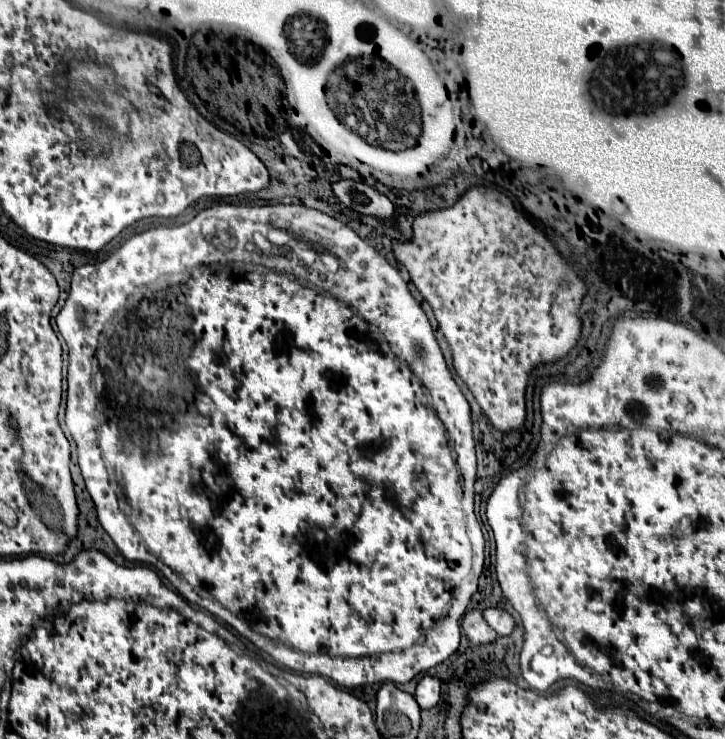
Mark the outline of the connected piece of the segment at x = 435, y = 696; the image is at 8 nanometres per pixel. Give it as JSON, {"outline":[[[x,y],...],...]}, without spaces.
{"outline":[[[424,675],[416,687],[416,701],[422,709],[430,709],[440,699],[440,681],[432,675]]]}

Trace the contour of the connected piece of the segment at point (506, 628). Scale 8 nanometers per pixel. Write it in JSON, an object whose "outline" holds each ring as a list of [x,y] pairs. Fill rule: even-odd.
{"outline":[[[488,607],[484,611],[484,619],[488,621],[488,625],[498,633],[498,635],[510,635],[514,629],[514,617],[506,611],[506,609],[498,609],[498,607]]]}

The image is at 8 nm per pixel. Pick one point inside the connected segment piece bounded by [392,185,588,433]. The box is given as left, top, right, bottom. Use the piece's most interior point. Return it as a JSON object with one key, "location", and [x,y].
{"location":[507,302]}

